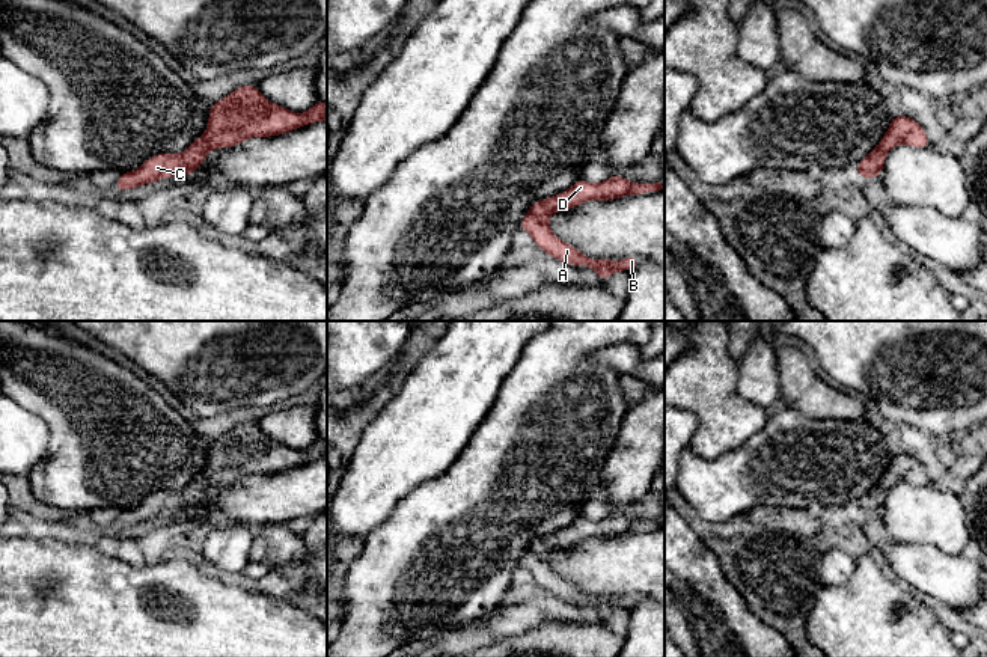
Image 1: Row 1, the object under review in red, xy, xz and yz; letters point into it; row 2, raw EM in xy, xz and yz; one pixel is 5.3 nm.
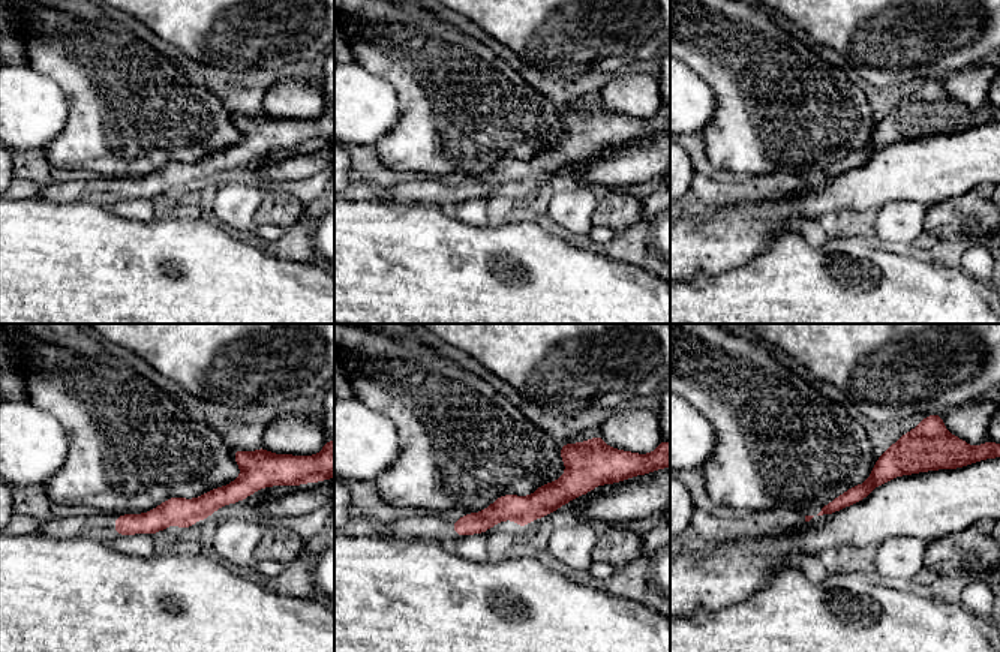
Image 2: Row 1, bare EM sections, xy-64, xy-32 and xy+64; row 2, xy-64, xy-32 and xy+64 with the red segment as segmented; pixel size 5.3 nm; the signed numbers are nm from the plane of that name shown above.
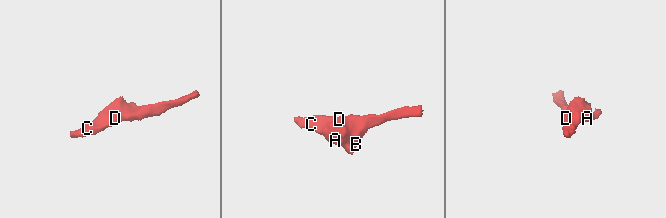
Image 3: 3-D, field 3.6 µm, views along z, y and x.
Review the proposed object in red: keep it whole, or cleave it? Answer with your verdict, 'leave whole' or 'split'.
leave whole

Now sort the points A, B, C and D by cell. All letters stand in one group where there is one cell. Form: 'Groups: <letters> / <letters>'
Groups: A B C D

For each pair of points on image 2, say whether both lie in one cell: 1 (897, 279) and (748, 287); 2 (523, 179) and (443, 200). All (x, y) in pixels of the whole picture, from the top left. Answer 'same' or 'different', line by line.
1: same
2: same

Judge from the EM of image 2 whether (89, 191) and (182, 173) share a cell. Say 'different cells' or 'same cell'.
same cell

